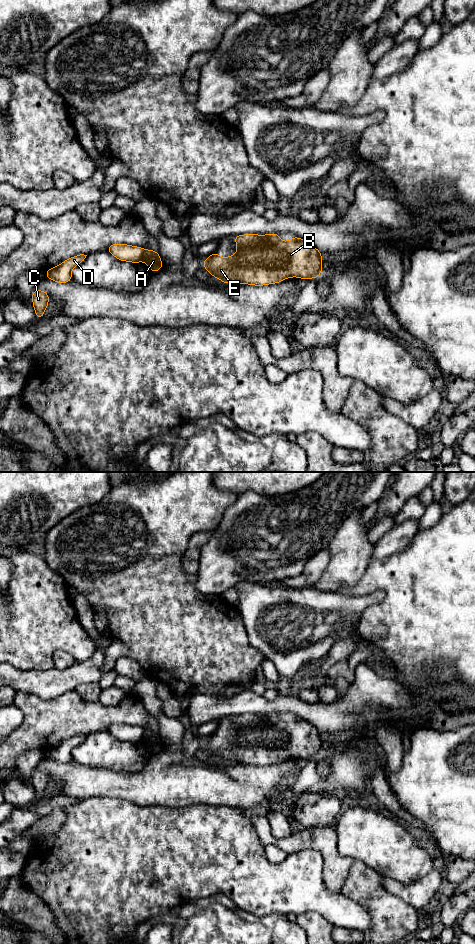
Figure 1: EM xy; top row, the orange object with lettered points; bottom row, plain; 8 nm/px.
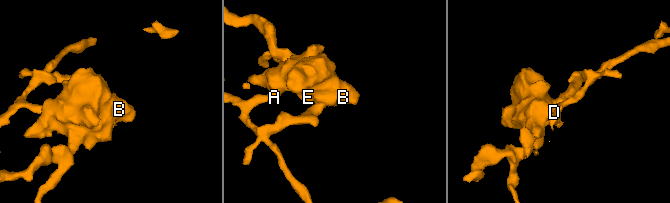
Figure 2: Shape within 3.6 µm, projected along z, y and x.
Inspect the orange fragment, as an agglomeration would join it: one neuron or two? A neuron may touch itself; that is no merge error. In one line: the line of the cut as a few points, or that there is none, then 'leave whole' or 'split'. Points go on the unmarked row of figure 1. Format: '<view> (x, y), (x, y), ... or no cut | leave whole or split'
xy (144, 730), (142, 739) | split

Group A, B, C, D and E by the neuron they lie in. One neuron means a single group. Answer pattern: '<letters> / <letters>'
A B E / C D

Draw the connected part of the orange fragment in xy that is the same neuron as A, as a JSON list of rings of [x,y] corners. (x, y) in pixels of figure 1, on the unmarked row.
[[[145,729],[143,733],[143,741],[147,744],[152,753],[163,749],[163,743],[158,731]]]

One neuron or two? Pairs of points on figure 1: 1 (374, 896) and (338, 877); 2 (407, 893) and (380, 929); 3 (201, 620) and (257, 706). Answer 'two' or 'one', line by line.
1: two
2: two
3: two

